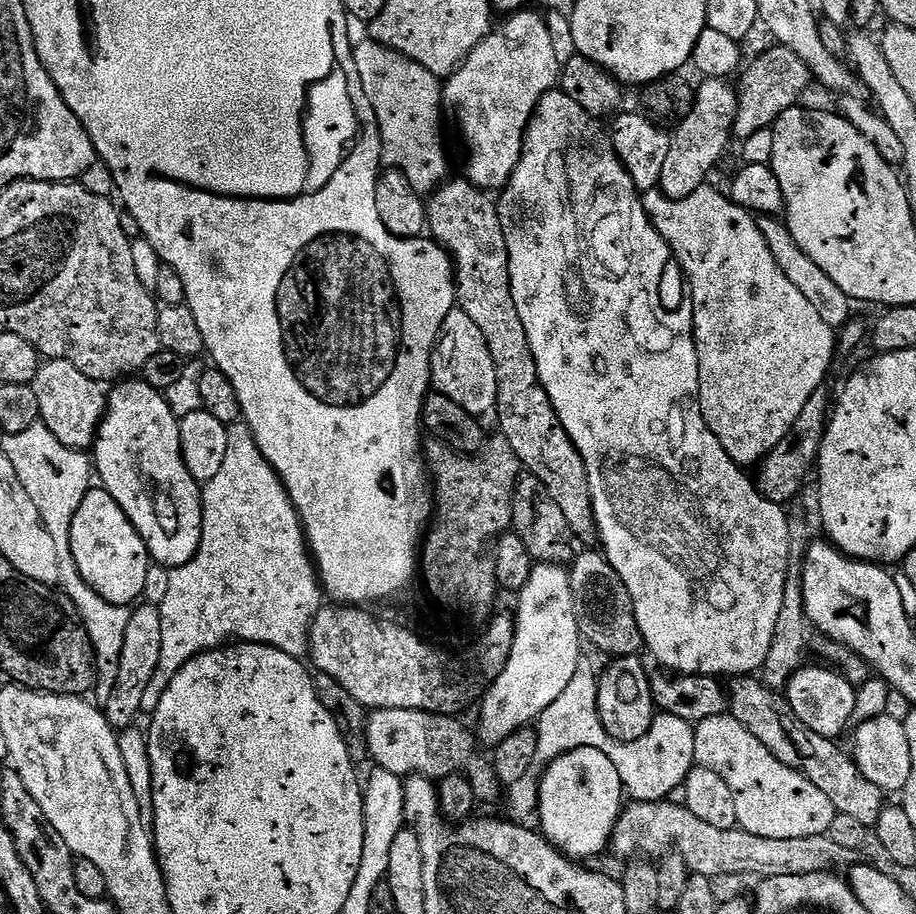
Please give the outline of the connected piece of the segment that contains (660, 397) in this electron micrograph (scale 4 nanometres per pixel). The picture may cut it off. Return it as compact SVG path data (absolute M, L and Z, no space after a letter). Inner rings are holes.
M553 90L547 93L544 101L536 108L536 114L524 133L523 154L519 162L513 165L498 196L500 221L504 233L508 235L512 251L512 276L515 277L514 306L518 306L518 318L522 318L522 326L526 330L534 362L538 366L538 378L562 426L566 426L566 434L570 434L580 457L584 459L588 471L588 485L592 491L592 510L596 514L598 540L599 543L604 543L602 552L610 566L614 566L622 582L628 584L628 593L634 602L638 630L642 630L647 651L652 651L653 658L664 667L661 669L672 674L744 678L763 669L770 654L770 646L774 642L774 630L778 626L778 614L782 614L782 598L792 557L792 522L789 513L784 513L785 509L781 505L767 500L757 487L757 481L752 476L748 477L744 473L747 471L732 461L730 454L726 452L722 442L718 442L718 438L706 422L704 410L700 405L700 358L696 349L696 334L694 332L688 336L688 320L684 320L684 316L668 316L668 312L660 308L660 296L656 296L656 283L668 276L668 266L674 253L664 235L656 229L648 211L644 209L644 201L636 184L617 157L611 139L605 133L603 135L597 126L597 121L575 100L568 98L561 90ZM554 192L560 192L562 200L554 198ZM550 208L550 216L538 214L542 210L550 212ZM628 240L632 240L632 248L636 248L634 244L644 244L644 248L648 244L648 260L650 255L652 258L656 256L656 265L648 268L646 262L638 262L636 256L624 256L630 260L614 260L623 246L628 248ZM604 252L606 256L614 256L600 258L600 254Z

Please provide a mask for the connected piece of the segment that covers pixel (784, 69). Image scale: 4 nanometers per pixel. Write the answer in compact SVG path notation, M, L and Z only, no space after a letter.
M773 47L769 52L762 53L744 72L744 89L741 87L738 92L740 105L736 111L734 128L745 137L771 129L783 112L801 103L800 95L807 90L808 83L812 84L814 80L811 68L794 50Z

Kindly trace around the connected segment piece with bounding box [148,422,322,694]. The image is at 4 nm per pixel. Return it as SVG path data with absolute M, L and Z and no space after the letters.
M247 423L232 424L229 436L229 446L226 451L225 462L218 474L212 480L203 485L203 508L201 510L201 544L192 560L186 562L180 568L171 569L167 573L168 585L164 588L164 601L159 601L158 607L161 614L162 624L162 648L161 660L158 662L157 670L153 674L153 680L149 684L148 692L160 692L166 694L166 686L196 656L201 656L203 652L211 652L214 648L223 648L229 642L243 642L245 644L265 644L271 648L282 650L286 654L297 658L303 657L308 650L308 631L312 628L312 622L322 607L322 585L318 579L317 569L310 555L310 549L304 534L304 525L300 523L300 513L292 505L292 499L288 496L288 489L280 481L280 475L268 464L268 459L262 454L262 450L257 446L256 440L252 436L252 430Z

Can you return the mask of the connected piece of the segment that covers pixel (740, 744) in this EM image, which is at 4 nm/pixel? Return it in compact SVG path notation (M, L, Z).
M724 713L715 715L713 718L706 718L706 721L695 725L695 763L706 767L728 784L734 794L736 808L736 823L739 829L748 831L754 836L770 839L794 839L806 838L816 835L827 835L835 820L838 820L836 807L818 786L814 786L809 779L806 779L792 767L781 762L771 750L764 746L754 734L751 734L731 714Z

